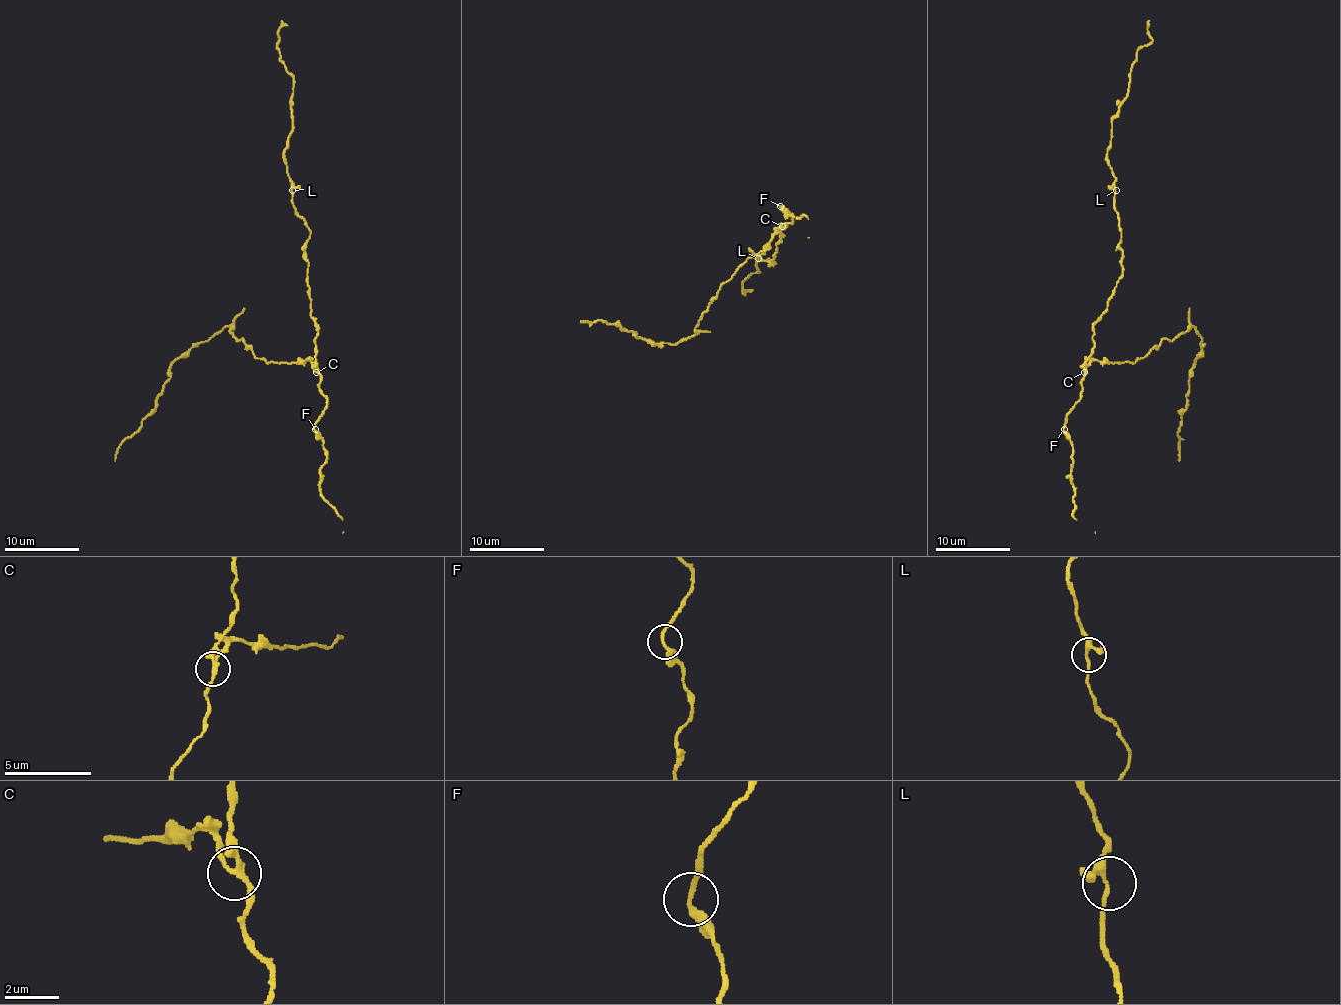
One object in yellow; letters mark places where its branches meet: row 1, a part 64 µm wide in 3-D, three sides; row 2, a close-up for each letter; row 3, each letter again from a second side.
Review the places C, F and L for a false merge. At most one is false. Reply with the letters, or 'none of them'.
C

